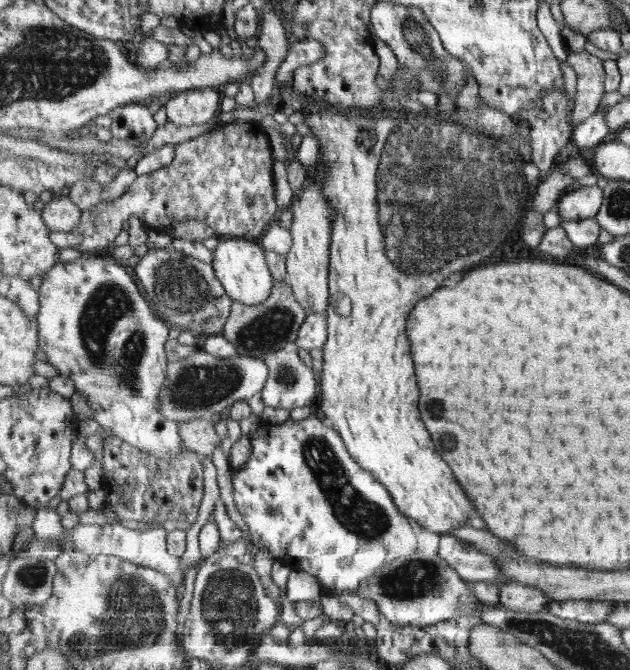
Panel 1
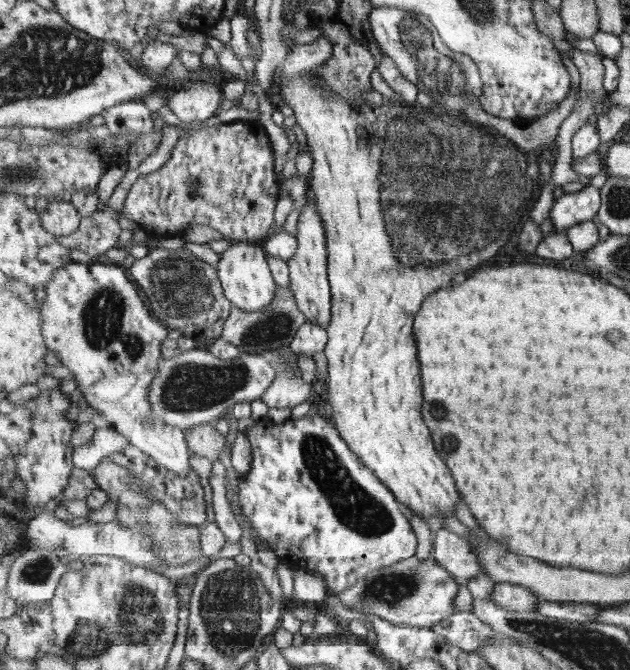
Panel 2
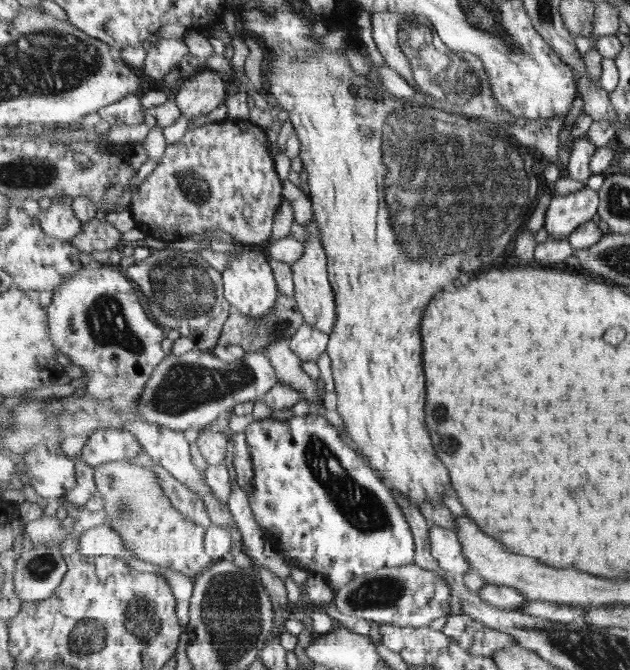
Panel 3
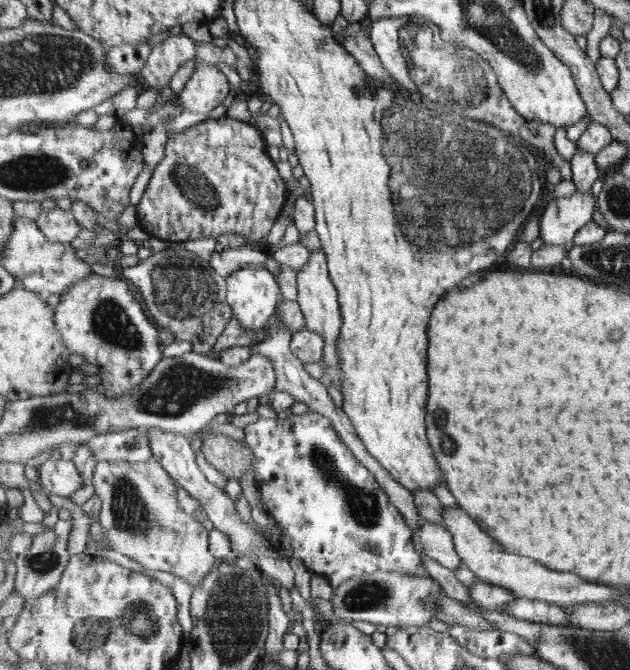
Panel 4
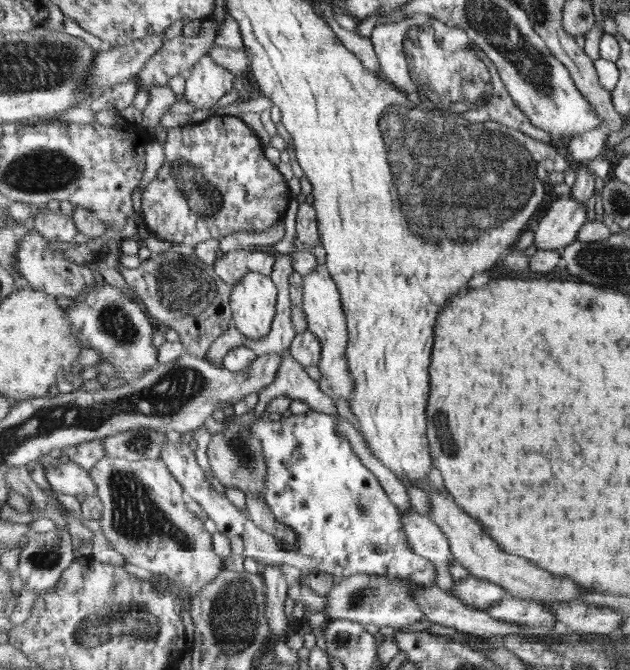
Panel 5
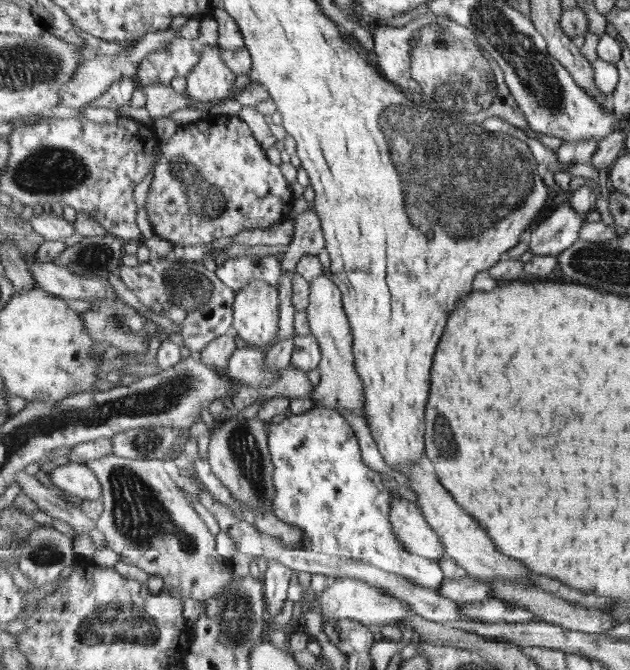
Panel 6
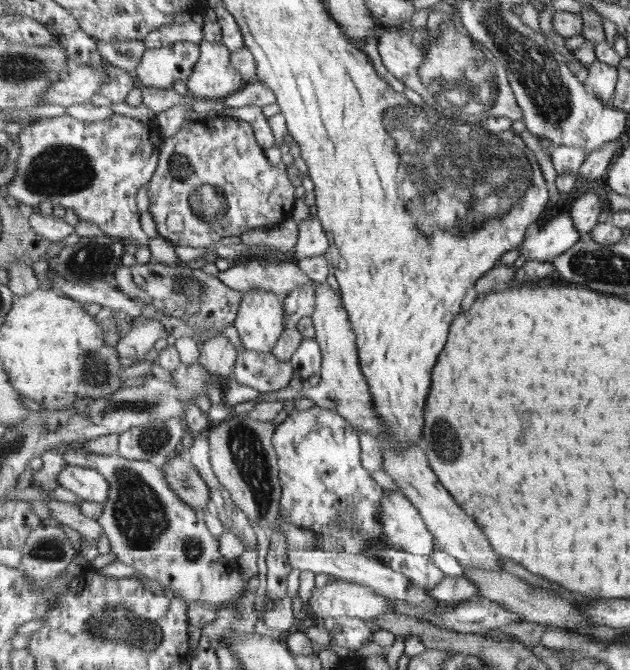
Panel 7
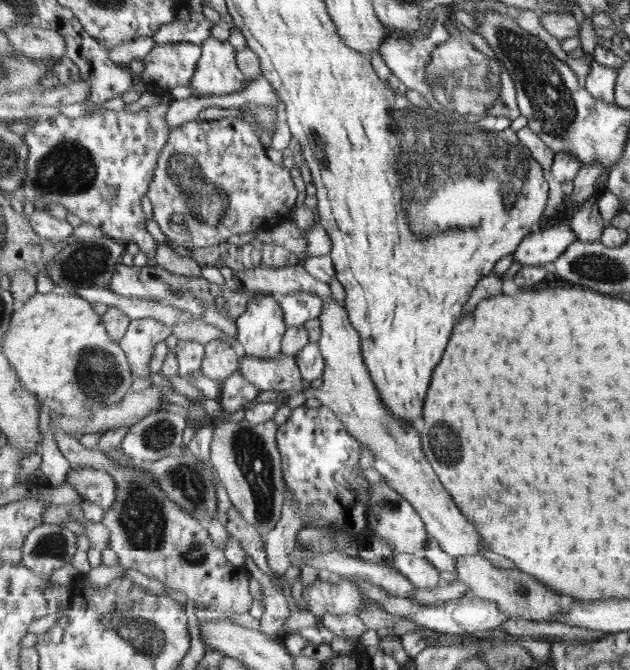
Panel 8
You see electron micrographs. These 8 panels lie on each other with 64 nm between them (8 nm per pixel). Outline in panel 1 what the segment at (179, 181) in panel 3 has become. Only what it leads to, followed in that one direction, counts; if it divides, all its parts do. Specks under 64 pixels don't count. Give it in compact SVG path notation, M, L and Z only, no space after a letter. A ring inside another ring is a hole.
M235 120L219 124L192 139L177 143L177 154L170 165L148 175L141 175L117 200L104 201L92 210L82 213L80 226L71 232L50 231L51 241L60 249L75 248L83 255L93 255L97 250L115 247L115 238L124 228L128 218L137 217L143 226L159 232L168 232L173 224L186 219L199 220L215 229L218 236L237 236L249 241L261 238L279 216L275 194L274 162L271 147L264 140L263 129L255 122Z

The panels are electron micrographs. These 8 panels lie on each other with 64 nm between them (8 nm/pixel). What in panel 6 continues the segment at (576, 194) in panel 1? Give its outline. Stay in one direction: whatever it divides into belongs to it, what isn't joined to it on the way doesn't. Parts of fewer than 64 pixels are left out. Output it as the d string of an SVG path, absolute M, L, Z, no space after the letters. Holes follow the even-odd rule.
M570 200L561 202L549 218L531 231L529 250L533 255L558 257L577 242L584 225Z

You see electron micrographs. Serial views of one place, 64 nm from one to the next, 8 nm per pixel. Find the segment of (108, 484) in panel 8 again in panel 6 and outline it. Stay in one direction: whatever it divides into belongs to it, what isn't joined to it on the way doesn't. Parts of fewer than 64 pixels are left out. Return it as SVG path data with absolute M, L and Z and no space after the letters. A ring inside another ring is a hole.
M65 462L51 472L52 483L71 499L93 501L103 497L99 478L91 468L77 462Z

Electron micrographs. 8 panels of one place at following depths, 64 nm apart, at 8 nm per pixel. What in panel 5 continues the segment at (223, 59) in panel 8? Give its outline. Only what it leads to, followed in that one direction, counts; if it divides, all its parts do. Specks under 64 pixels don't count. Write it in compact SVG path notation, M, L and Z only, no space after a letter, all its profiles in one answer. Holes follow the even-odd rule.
M207 54L199 59L199 62L185 80L186 91L180 96L198 107L208 106L210 110L213 104L219 102L223 96L227 96L231 92L235 76L227 68L219 66L219 63L211 55Z

